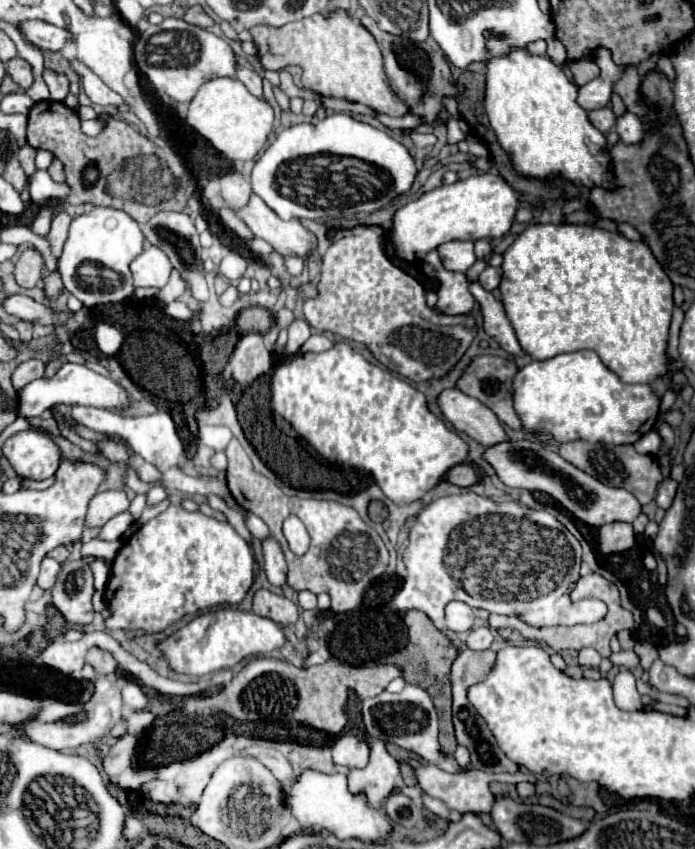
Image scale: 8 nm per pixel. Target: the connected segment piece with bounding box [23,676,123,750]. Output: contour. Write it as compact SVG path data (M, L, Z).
M97 676L95 692L87 704L69 704L61 700L45 702L41 712L23 726L25 738L53 750L77 748L81 744L89 744L107 736L111 728L121 720L121 708L123 708L123 700L121 700L121 688L117 680L111 676Z

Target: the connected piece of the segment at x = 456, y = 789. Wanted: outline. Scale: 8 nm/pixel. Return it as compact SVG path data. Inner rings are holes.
M433 764L413 766L417 768L419 786L429 796L443 800L449 810L457 810L461 814L487 814L491 810L493 794L489 790L489 776L477 776L479 770L473 766L467 766L465 772L459 774L449 774Z

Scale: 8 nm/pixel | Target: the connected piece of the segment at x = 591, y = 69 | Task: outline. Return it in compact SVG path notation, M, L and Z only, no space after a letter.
M573 62L571 66L571 72L573 72L573 78L577 82L577 86L583 86L587 84L589 80L593 80L597 74L599 74L599 68L595 62Z

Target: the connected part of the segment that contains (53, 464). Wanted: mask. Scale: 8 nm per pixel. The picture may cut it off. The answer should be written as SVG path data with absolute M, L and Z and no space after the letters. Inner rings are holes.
M35 428L11 436L3 446L3 454L23 480L51 478L61 460L61 452L55 442Z

